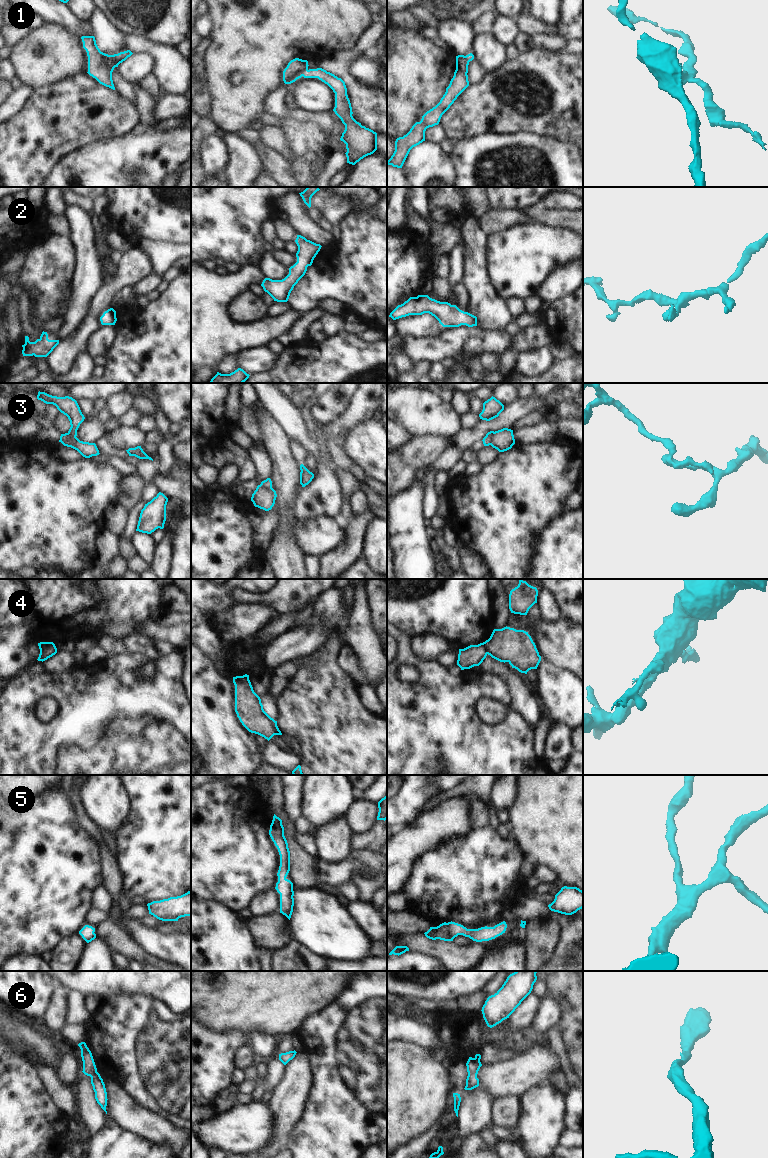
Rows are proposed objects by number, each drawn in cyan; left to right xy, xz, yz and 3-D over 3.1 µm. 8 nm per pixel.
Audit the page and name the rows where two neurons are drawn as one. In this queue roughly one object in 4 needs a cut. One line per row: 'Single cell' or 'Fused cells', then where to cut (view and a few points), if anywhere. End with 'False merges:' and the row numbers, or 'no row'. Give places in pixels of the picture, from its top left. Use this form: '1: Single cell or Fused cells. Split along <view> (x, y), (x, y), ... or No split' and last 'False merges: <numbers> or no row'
1: Fused cells. Split along xy (109, 55), (118, 64)
2: Single cell. No split
3: Fused cells. Split along xy (67, 433), (72, 447)
4: Fused cells. Split along yz (483, 642), (488, 653)
5: Single cell. No split
6: Single cell. No split
False merges: 1, 3, 4.

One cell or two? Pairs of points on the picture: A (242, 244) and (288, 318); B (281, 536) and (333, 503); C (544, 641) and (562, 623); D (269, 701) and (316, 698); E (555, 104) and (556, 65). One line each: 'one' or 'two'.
A: two
B: two
C: one
D: two
E: one

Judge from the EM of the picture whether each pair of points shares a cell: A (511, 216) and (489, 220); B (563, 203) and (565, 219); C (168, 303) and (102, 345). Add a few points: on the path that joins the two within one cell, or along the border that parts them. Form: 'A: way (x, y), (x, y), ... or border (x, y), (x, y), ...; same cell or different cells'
A: way (506, 218), (494, 220); same cell
B: border (541, 203), (547, 208), (572, 209); different cells
C: border (118, 328), (117, 340), (106, 356); different cells

